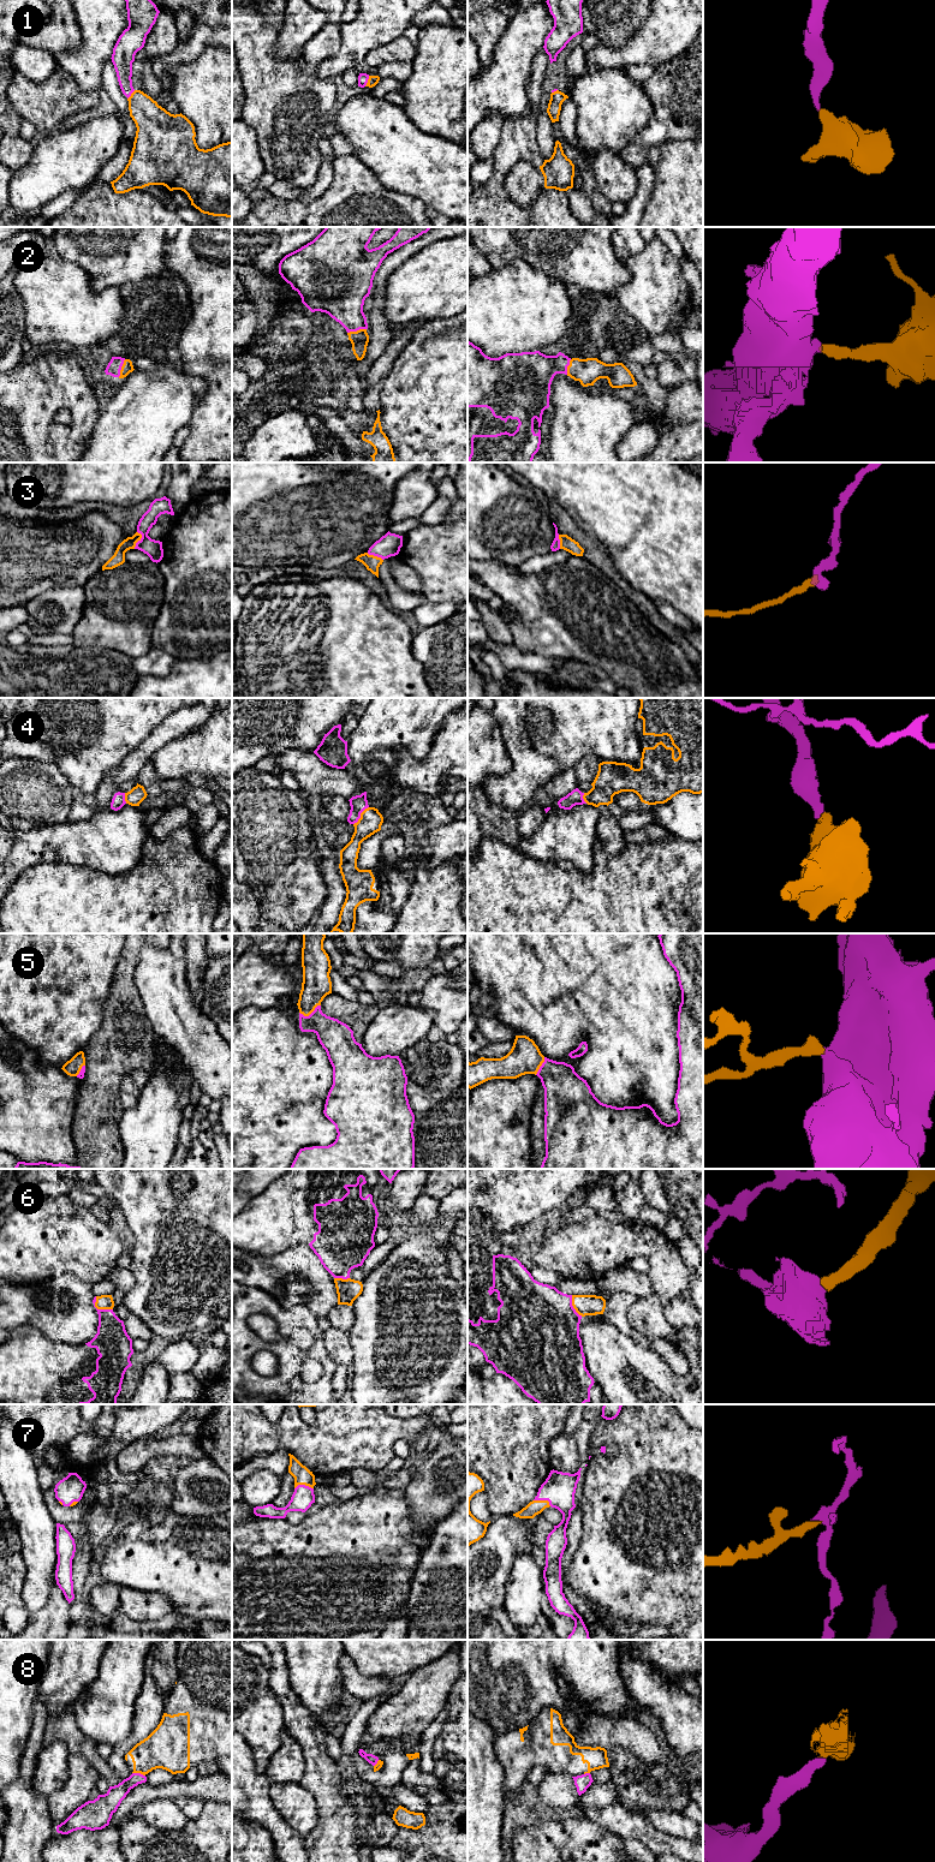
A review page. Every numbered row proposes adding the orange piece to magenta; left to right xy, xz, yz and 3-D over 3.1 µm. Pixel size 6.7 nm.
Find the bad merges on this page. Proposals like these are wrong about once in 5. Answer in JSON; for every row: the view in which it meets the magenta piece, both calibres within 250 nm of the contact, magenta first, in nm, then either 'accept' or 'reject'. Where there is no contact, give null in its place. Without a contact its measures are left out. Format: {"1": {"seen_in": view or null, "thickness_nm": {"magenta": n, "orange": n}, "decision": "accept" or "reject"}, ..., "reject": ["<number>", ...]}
{"1": {"seen_in": "xz", "thickness_nm": {"magenta": 70, "orange": 70}, "decision": "accept"}, "2": {"seen_in": "xz", "thickness_nm": {"magenta": 300, "orange": 120}, "decision": "accept"}, "3": {"seen_in": "xy", "thickness_nm": {"magenta": 120, "orange": 90}, "decision": "reject"}, "4": {"seen_in": "xz", "thickness_nm": {"magenta": 110, "orange": 150}, "decision": "accept"}, "5": {"seen_in": "xz", "thickness_nm": {"magenta": 220, "orange": 190}, "decision": "accept"}, "6": {"seen_in": "xy", "thickness_nm": {"magenta": 240, "orange": 100}, "decision": "accept"}, "7": {"seen_in": "yz", "thickness_nm": {"magenta": 220, "orange": 100}, "decision": "accept"}, "8": {"seen_in": "xy", "thickness_nm": {"magenta": 120, "orange": 280}, "decision": "reject"}, "reject": ["3", "8"]}

